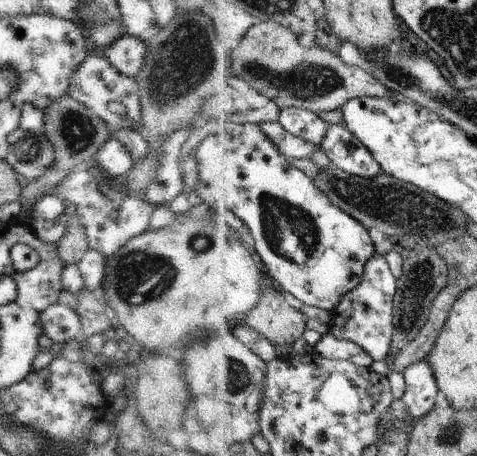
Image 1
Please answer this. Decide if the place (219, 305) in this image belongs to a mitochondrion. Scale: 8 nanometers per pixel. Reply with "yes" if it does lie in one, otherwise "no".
no

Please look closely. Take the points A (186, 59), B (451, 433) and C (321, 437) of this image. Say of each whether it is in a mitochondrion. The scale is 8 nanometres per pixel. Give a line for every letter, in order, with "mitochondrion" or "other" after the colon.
A: mitochondrion
B: mitochondrion
C: mitochondrion

